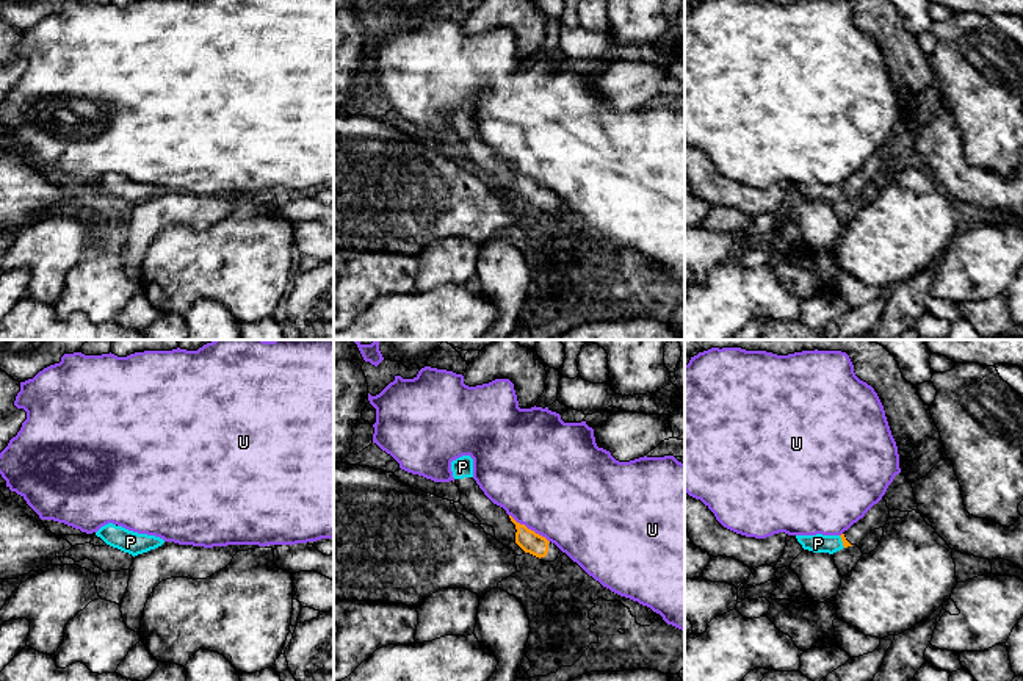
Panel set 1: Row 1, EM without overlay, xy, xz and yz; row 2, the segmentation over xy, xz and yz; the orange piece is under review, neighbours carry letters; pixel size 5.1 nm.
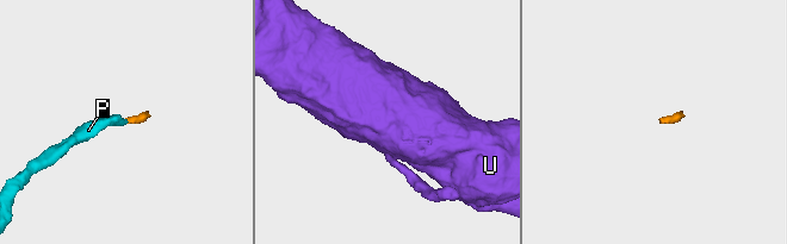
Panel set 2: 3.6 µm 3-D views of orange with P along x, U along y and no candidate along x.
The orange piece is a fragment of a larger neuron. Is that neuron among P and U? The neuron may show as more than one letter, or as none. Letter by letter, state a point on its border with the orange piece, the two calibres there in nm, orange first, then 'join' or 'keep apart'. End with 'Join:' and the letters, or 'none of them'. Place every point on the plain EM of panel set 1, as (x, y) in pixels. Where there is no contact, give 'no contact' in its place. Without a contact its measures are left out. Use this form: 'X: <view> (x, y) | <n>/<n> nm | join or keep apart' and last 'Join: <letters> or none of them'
P: yz (842, 190) | 40/100 nm | join
U: xz (530, 179) | 110/500 nm | keep apart
Join: P

